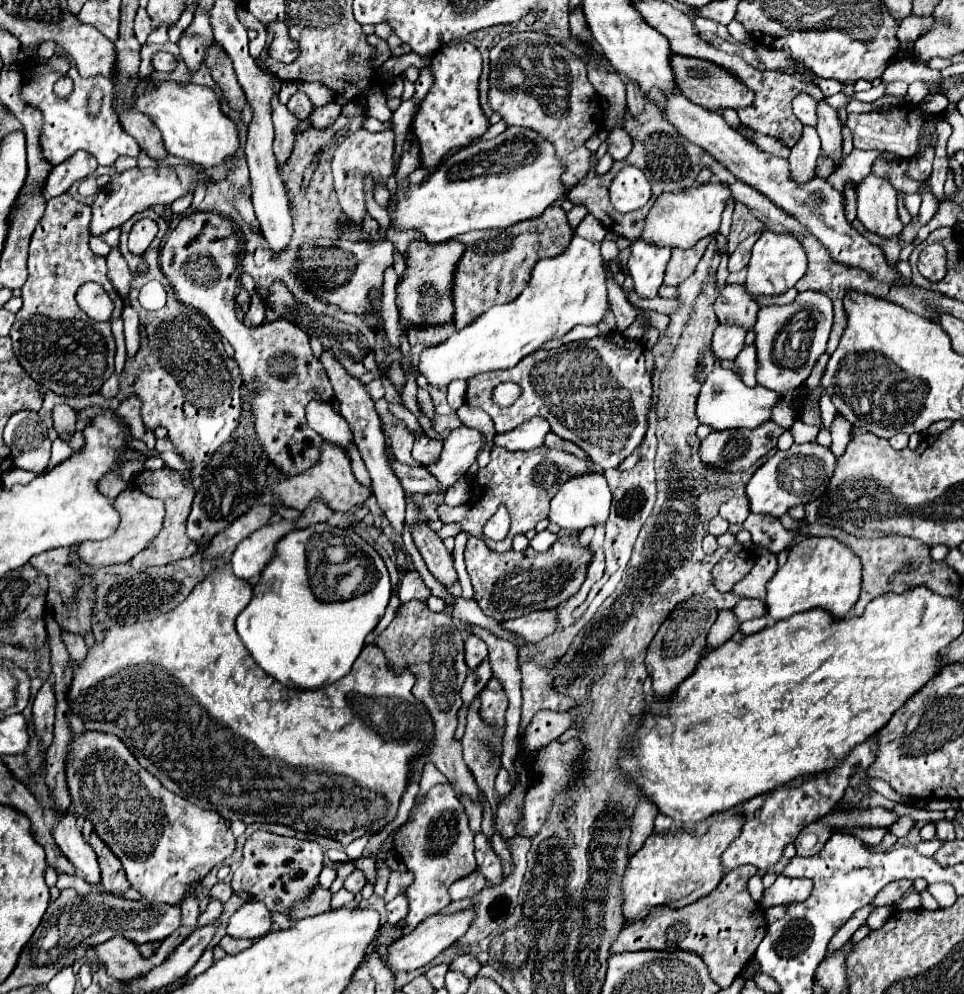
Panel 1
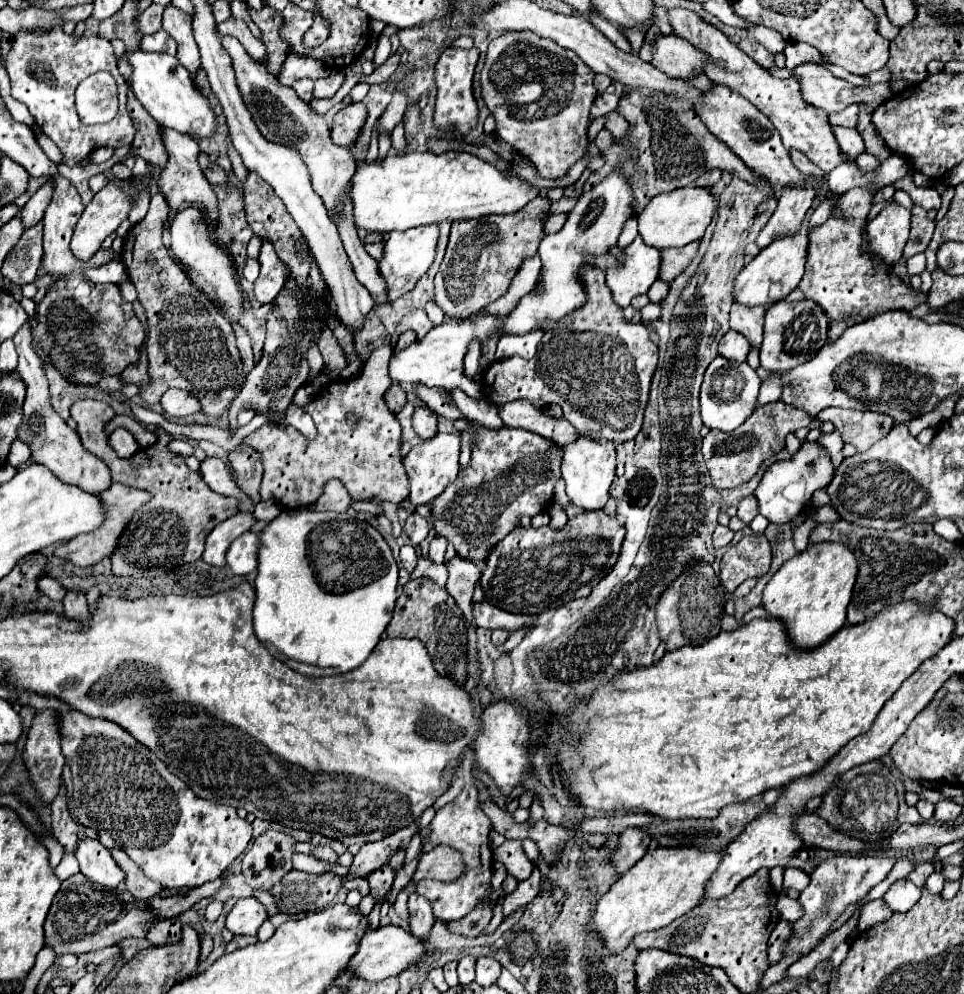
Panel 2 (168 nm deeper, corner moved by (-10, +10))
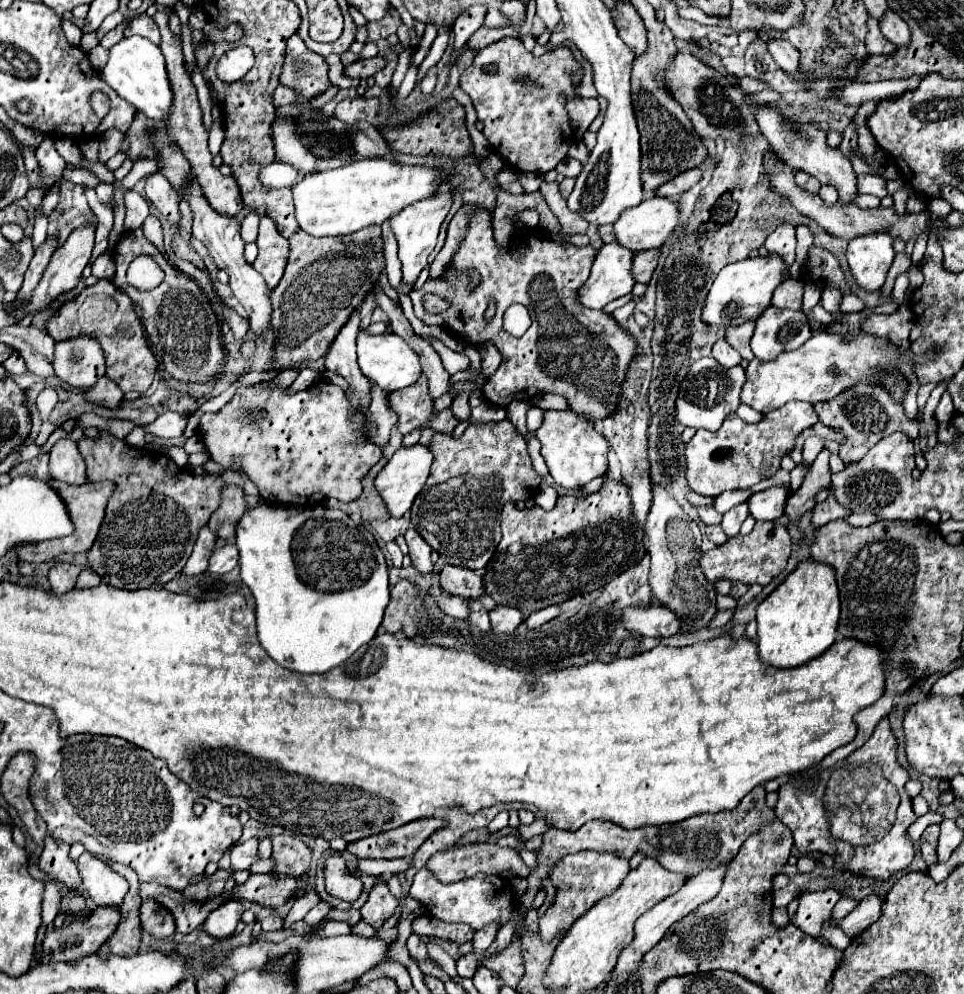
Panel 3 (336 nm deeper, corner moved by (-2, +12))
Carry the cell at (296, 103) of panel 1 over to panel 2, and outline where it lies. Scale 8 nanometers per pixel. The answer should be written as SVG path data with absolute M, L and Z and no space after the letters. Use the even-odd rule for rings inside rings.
M332 71L330 77L314 81L314 97L318 97L318 99L334 97L334 93L340 89L340 85L344 83L344 79L346 79L344 71Z

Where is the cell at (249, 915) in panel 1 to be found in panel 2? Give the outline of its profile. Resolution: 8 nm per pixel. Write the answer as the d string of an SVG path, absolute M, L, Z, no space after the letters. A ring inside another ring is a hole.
M254 897L240 899L226 917L226 929L234 935L256 935L264 919L268 919L268 913L260 901Z

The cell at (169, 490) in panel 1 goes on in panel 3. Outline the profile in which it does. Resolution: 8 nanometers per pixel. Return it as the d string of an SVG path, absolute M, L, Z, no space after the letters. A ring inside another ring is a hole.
M100 433L96 439L82 437L82 439L78 439L78 449L80 449L80 453L82 453L84 461L86 461L86 467L88 467L88 481L96 483L96 481L110 479L110 481L114 481L114 483L118 485L116 495L108 501L108 511L106 511L104 523L102 523L102 527L100 527L100 533L98 533L98 537L96 537L96 543L92 545L92 551L88 551L88 555L86 555L90 567L92 567L92 571L98 573L100 579L102 579L106 585L112 585L112 587L118 587L118 589L162 587L164 583L168 583L170 579L174 579L176 575L180 575L182 569L184 569L184 565L186 565L186 561L188 561L188 555L192 553L192 547L194 547L194 541L196 541L196 537L198 537L200 527L204 527L204 525L208 523L212 511L220 505L220 491L222 491L222 487L224 487L226 483L222 483L216 475L210 475L210 473L206 473L206 475L194 475L194 473L190 473L190 471L186 471L186 469L178 469L178 465L176 465L172 459L168 459L168 457L164 457L164 455L160 455L160 453L154 453L154 451L134 449L134 447L126 445L124 441L118 441L118 439L112 437L110 433Z

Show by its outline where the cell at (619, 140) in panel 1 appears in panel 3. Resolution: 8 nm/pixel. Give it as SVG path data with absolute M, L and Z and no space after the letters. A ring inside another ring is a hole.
M574 99L568 105L568 115L576 135L582 135L598 115L598 99Z

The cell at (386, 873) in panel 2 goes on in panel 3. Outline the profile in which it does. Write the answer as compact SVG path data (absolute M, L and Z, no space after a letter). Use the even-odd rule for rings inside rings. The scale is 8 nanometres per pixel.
M378 875L364 907L360 909L362 919L378 929L384 923L384 919L388 919L394 913L394 909L396 909L396 897L390 893L386 885L386 877Z

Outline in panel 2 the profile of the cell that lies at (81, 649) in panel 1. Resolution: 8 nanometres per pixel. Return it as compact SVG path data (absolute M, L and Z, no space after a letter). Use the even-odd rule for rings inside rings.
M66 591L64 599L64 613L68 619L78 619L78 621L84 621L90 617L90 611L88 611L88 605L86 605L86 597L82 591Z

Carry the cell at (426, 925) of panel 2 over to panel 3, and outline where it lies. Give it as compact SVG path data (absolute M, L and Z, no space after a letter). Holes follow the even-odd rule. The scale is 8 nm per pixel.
M414 933L408 937L408 951L410 951L412 959L416 959L416 961L424 961L424 959L428 959L426 943L424 943L418 935L414 935Z

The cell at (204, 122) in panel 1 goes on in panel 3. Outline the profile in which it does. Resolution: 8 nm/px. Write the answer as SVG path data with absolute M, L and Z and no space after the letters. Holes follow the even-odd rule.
M124 37L110 49L110 59L102 71L106 83L140 113L154 121L168 121L172 107L172 87L168 81L164 55L160 47L144 37Z

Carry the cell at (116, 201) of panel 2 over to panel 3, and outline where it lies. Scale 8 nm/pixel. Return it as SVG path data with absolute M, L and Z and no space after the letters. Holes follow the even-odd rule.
M84 223L82 227L74 229L74 231L68 235L68 239L66 239L66 243L64 243L62 247L58 247L58 249L54 251L54 255L52 255L52 259L50 259L50 263L48 263L48 267L46 267L46 271L44 271L44 279L40 281L40 285L38 285L36 291L32 293L32 299L30 299L30 303L24 307L24 311L16 315L16 321L20 321L26 313L36 313L36 311L48 307L48 303L50 303L54 297L58 297L60 293L70 291L70 289L76 287L78 279L82 277L84 267L86 267L88 261L90 261L92 249L94 249L94 231L96 231L96 227L94 227L92 223Z

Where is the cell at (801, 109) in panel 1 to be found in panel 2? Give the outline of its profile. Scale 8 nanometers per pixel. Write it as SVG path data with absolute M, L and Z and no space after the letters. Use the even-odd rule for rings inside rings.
M832 127L838 145L842 149L842 153L846 153L848 157L856 159L862 151L864 151L864 141L860 137L860 133L856 129L846 129L846 127Z

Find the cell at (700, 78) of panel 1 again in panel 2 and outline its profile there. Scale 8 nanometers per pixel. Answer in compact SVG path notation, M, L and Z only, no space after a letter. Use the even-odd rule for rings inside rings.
M658 35L654 41L652 65L670 77L688 79L692 71L702 71L702 65L708 61L706 53L694 49L688 41L676 35Z

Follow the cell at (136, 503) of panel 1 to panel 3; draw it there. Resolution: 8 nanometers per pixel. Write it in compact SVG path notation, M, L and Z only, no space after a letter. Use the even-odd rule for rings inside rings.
M52 481L52 487L56 487L64 499L64 503L68 503L68 511L72 515L74 527L76 531L64 539L52 539L48 543L30 543L28 547L16 547L20 561L30 561L30 563L42 563L42 561L56 561L62 555L78 555L78 553L88 553L90 547L94 545L94 539L98 535L98 529L102 525L104 513L106 513L106 505L108 499L114 495L116 485L110 481L100 481L100 483L84 483L84 485L66 485L66 483L56 483Z

